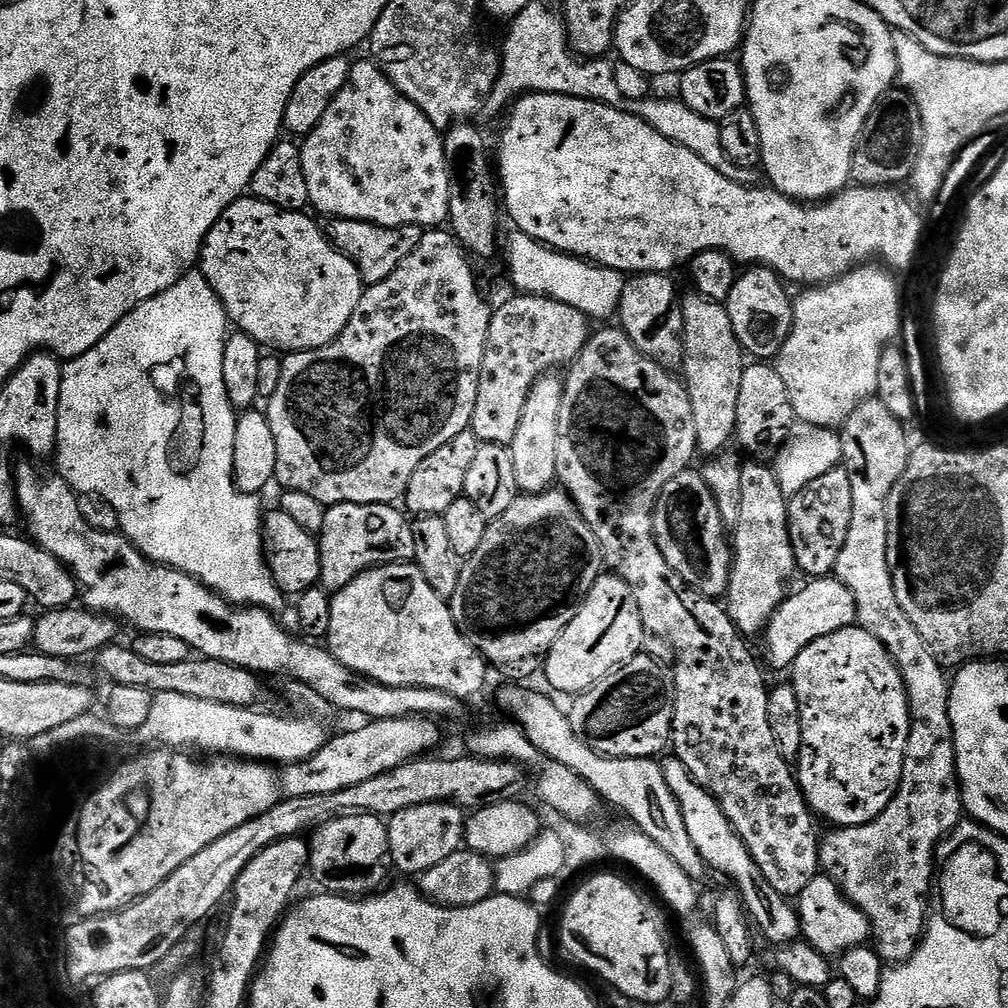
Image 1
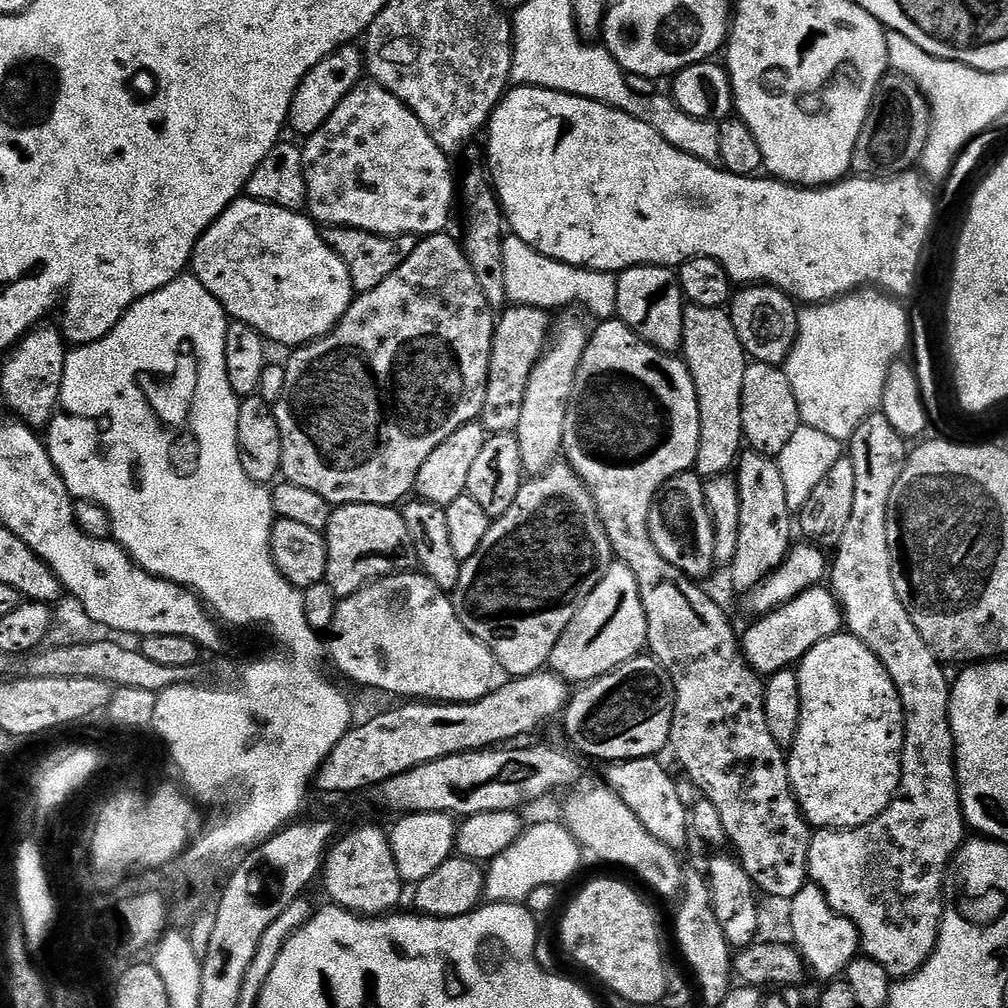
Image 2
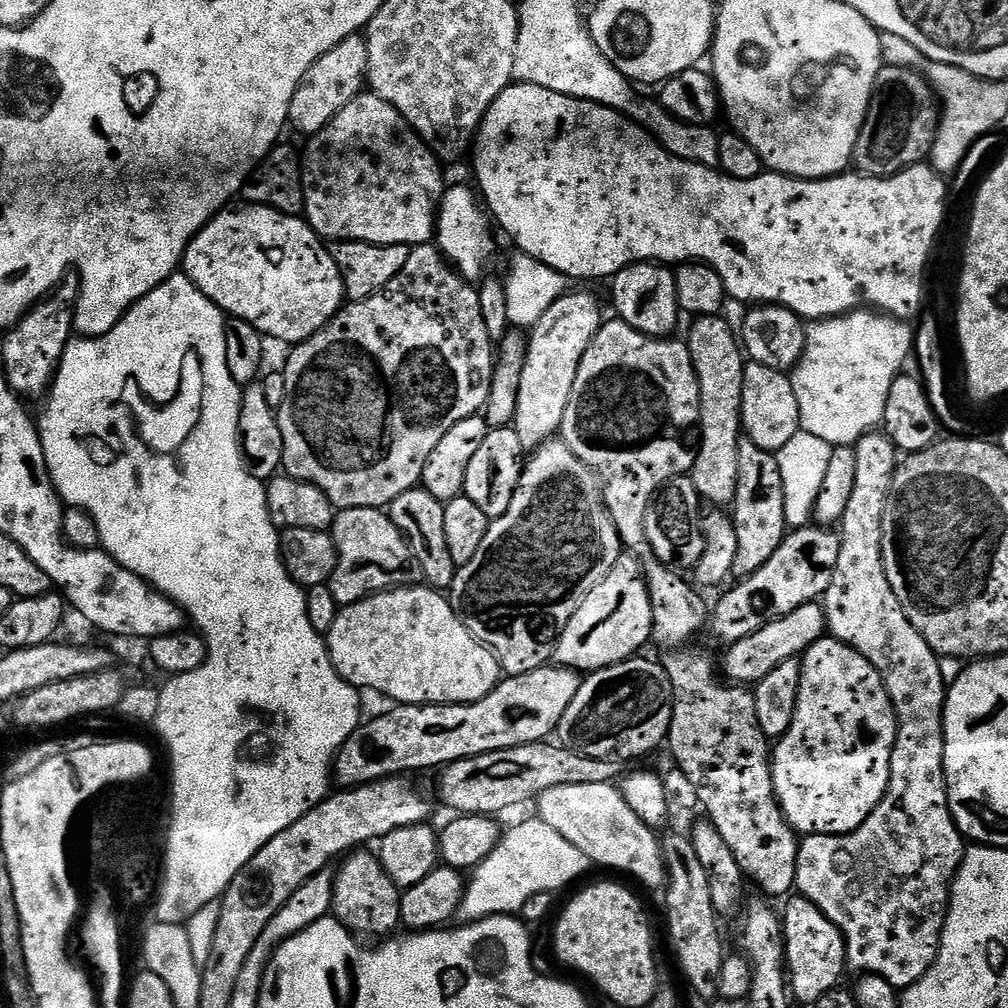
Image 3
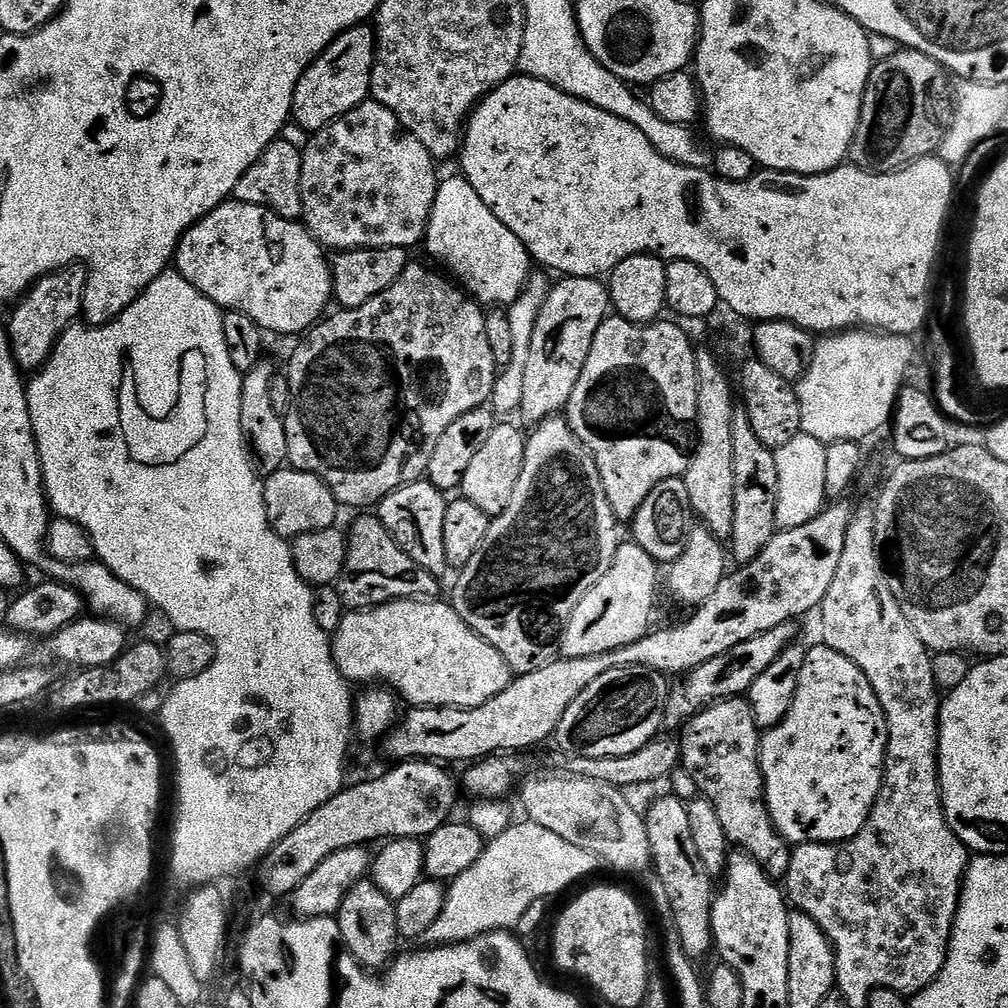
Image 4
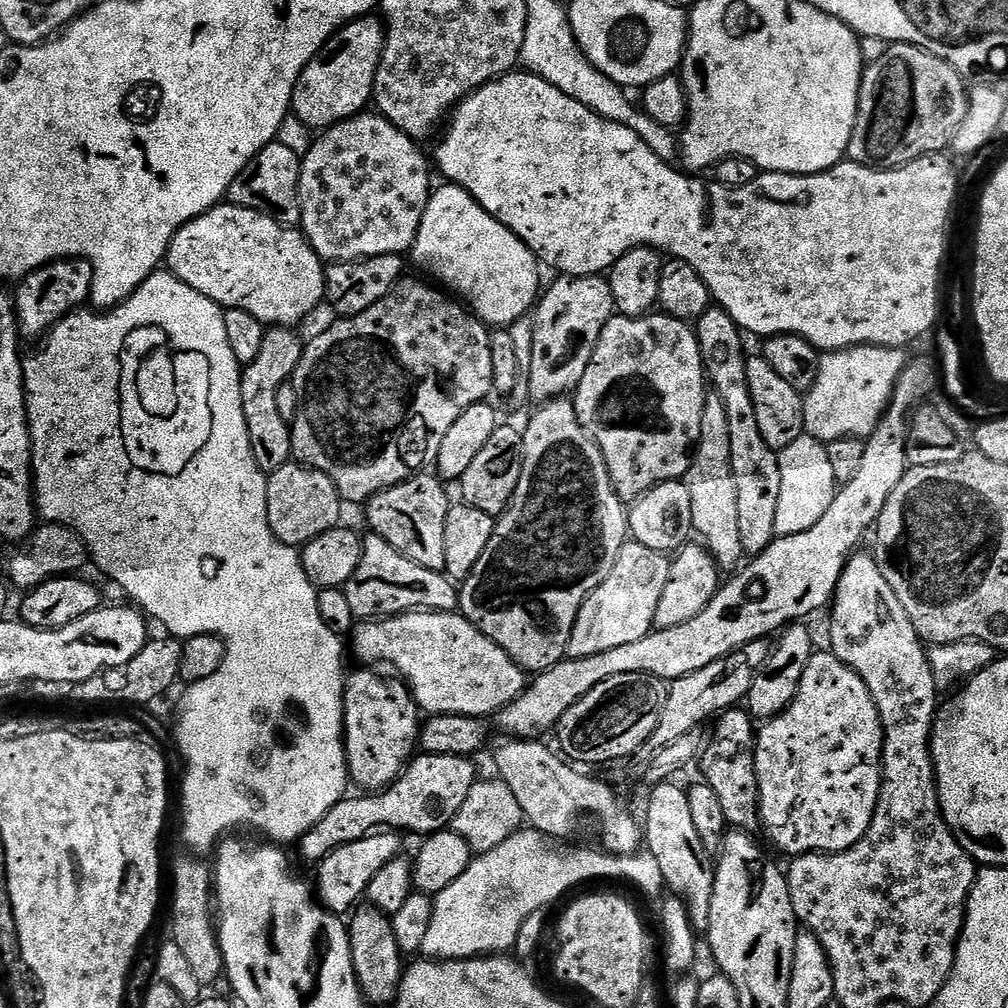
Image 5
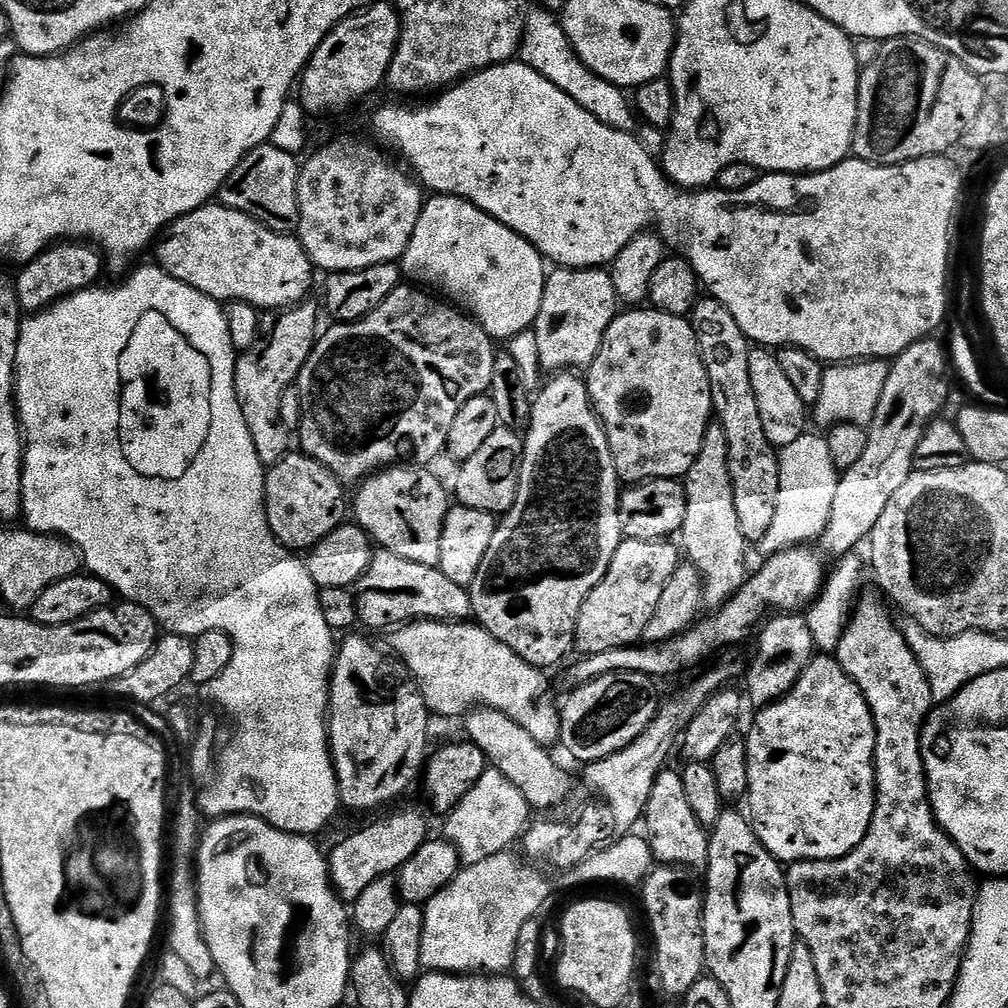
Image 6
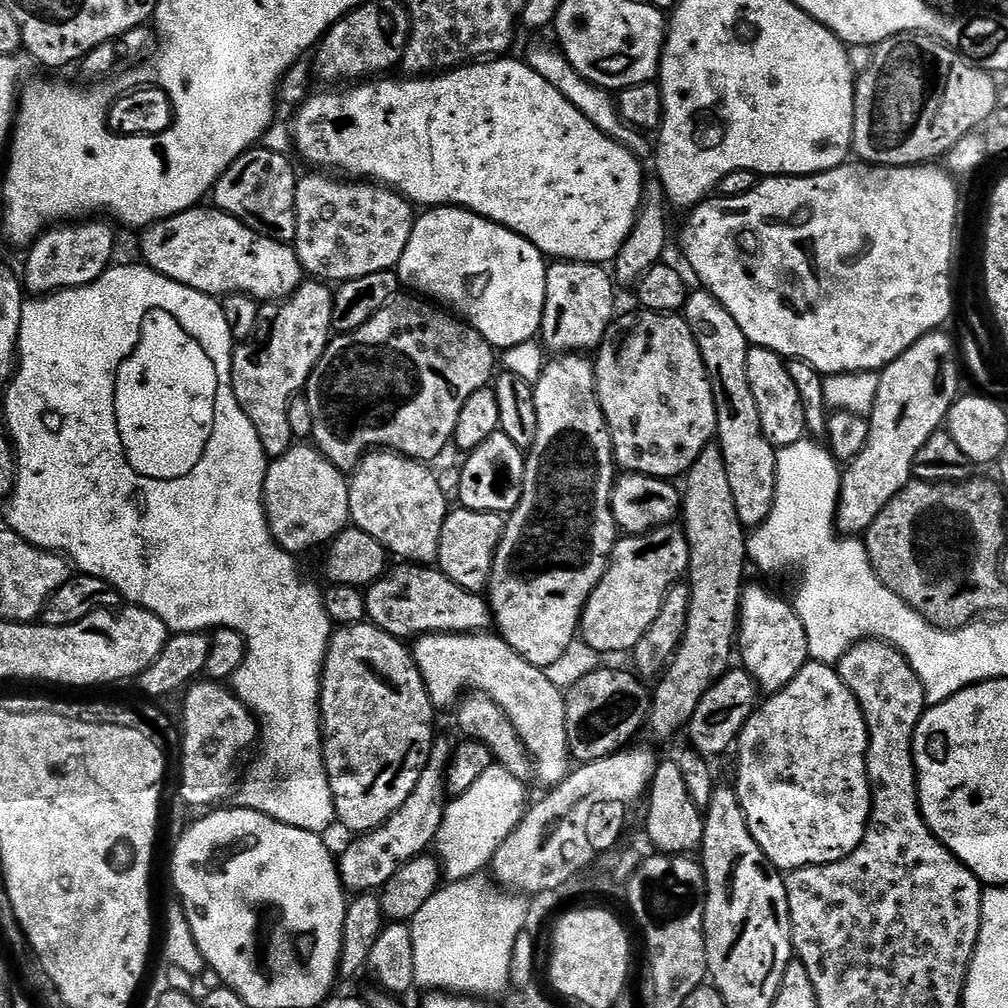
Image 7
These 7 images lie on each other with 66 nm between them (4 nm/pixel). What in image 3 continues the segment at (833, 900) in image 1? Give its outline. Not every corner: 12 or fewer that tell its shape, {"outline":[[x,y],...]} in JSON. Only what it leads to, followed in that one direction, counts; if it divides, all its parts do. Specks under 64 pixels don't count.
{"outline":[[799,894],[782,927],[790,996],[810,1006],[848,968],[838,926]]}

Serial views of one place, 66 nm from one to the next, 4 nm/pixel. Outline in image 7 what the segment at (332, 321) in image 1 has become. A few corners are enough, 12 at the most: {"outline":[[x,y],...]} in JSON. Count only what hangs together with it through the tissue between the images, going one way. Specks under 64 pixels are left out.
{"outline":[[215,206],[143,229],[143,263],[217,298],[279,302],[292,244]]}

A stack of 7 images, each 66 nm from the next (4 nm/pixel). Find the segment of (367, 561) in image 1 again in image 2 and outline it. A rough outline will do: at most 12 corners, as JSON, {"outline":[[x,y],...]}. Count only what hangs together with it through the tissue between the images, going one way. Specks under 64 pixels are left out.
{"outline":[[333,507],[324,579],[337,598],[417,567],[404,513]]}

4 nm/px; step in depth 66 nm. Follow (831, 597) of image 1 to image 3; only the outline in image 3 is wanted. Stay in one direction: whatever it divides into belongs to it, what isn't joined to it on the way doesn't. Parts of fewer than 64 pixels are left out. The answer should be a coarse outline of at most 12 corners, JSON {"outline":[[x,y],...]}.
{"outline":[[816,602],[727,645],[723,675],[754,686],[825,639]]}

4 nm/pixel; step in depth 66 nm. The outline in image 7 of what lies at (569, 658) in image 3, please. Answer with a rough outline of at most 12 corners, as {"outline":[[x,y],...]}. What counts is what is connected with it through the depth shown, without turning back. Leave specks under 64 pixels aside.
{"outline":[[683,527],[617,539],[579,631],[631,653],[687,570]]}

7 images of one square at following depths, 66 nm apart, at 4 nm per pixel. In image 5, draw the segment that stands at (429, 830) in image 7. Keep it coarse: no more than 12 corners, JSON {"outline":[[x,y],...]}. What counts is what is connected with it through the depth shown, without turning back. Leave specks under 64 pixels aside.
{"outline":[[381,830],[338,846],[315,869],[329,912],[351,913],[401,833]]}

